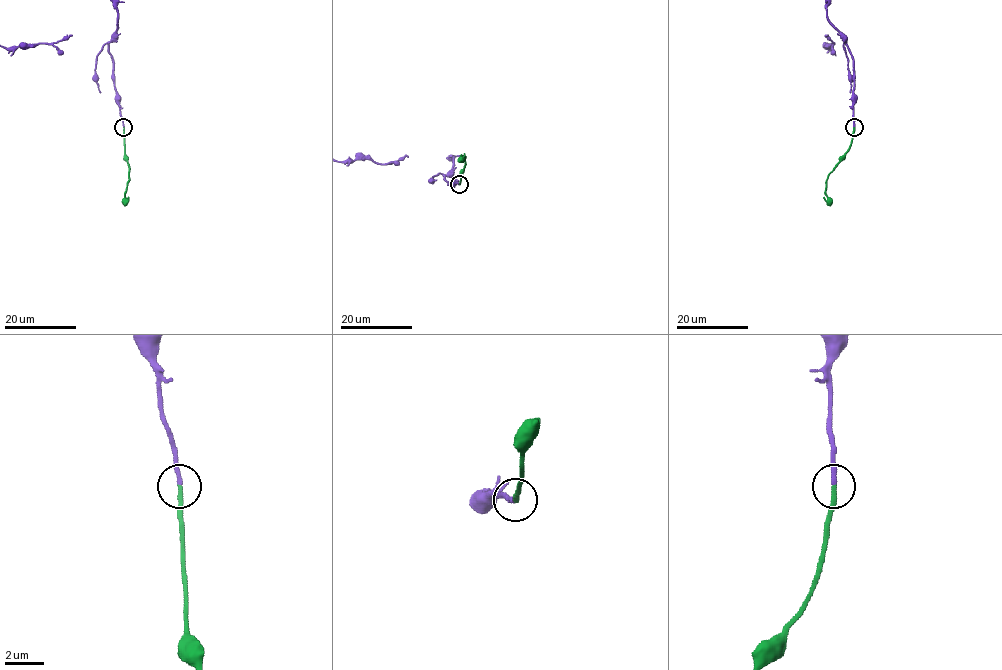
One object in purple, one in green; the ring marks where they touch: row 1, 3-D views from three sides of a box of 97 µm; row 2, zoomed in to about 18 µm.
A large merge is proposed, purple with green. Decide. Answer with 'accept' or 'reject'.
accept

